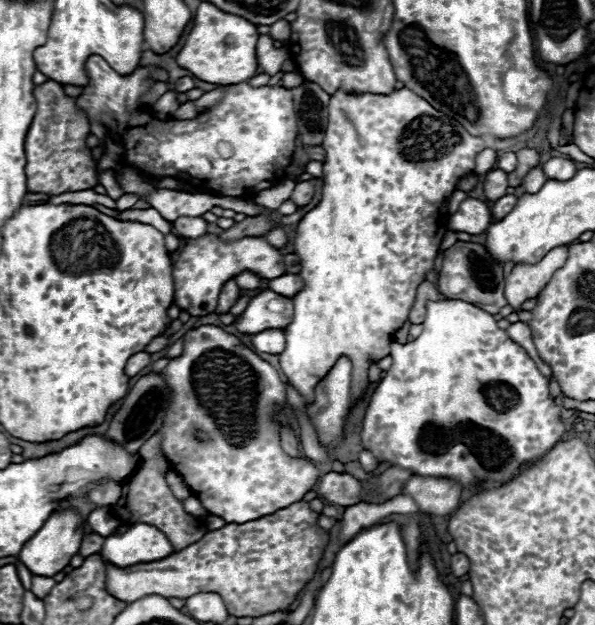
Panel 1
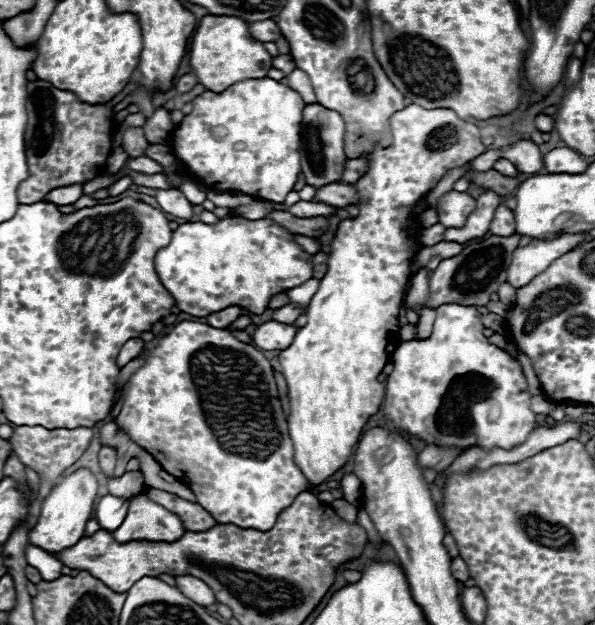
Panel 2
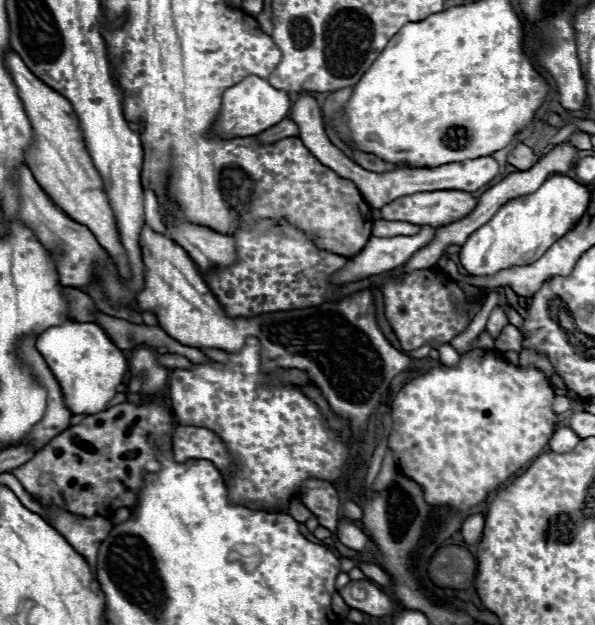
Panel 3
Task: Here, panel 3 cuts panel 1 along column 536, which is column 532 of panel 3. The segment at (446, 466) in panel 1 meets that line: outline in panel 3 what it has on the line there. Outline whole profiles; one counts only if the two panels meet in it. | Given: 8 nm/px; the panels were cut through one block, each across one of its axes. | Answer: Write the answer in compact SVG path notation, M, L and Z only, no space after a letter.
M470 350L462 356L458 368L440 364L420 378L408 382L394 396L394 424L388 442L402 474L424 488L424 498L428 504L446 504L452 510L468 510L484 502L492 490L504 484L518 468L522 468L546 448L550 436L558 428L558 414L552 410L552 398L554 390L540 370L512 366L492 350Z

